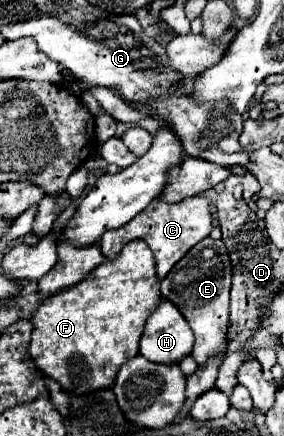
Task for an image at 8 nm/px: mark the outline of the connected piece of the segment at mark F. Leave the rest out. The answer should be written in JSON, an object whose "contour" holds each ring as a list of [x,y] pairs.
{"contour":[[[132,240],[122,248],[118,258],[106,260],[104,264],[94,268],[86,280],[40,302],[32,318],[34,332],[30,356],[44,376],[56,380],[62,390],[76,396],[98,392],[100,388],[112,388],[120,366],[138,354],[138,342],[144,332],[144,324],[160,302],[160,278],[156,276],[156,260],[152,256],[152,250],[148,248],[148,244],[144,244],[144,240]]]}

